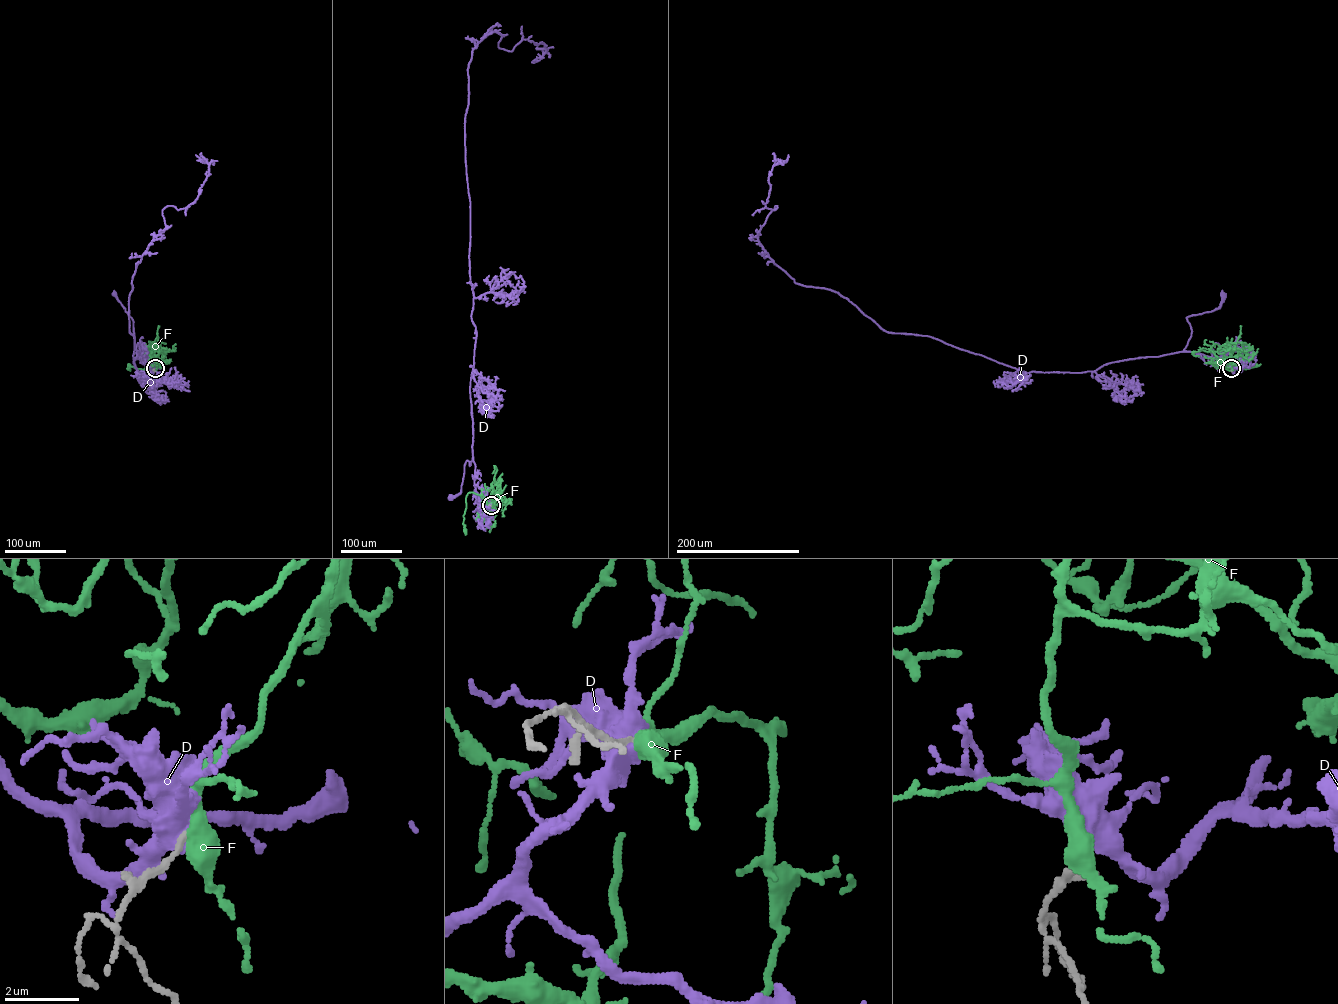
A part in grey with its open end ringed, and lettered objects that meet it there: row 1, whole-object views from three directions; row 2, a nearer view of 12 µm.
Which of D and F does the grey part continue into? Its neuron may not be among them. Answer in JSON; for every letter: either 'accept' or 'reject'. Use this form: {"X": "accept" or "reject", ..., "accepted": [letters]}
{"D": "reject", "F": "accept", "accepted": ["F"]}

